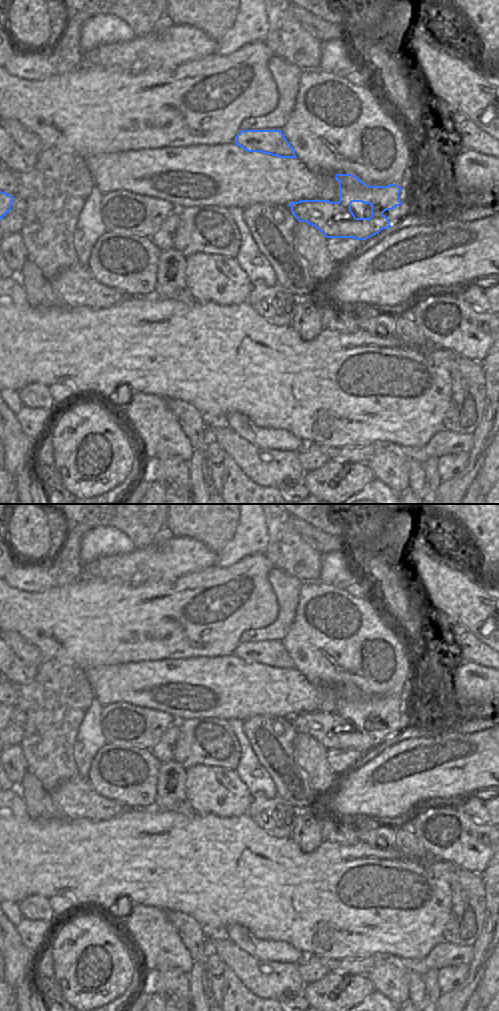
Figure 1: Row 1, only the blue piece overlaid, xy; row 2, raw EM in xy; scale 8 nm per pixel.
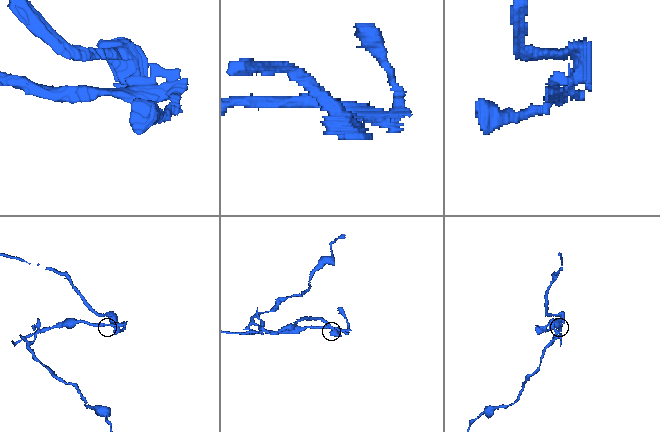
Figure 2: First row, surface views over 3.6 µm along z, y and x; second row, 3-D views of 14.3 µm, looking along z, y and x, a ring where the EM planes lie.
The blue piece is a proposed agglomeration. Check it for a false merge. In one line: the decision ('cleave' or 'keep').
cleave

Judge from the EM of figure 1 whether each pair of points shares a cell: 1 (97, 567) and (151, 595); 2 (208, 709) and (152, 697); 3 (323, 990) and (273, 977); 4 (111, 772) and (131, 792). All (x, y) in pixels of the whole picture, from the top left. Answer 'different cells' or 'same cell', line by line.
1: different cells
2: same cell
3: different cells
4: same cell

